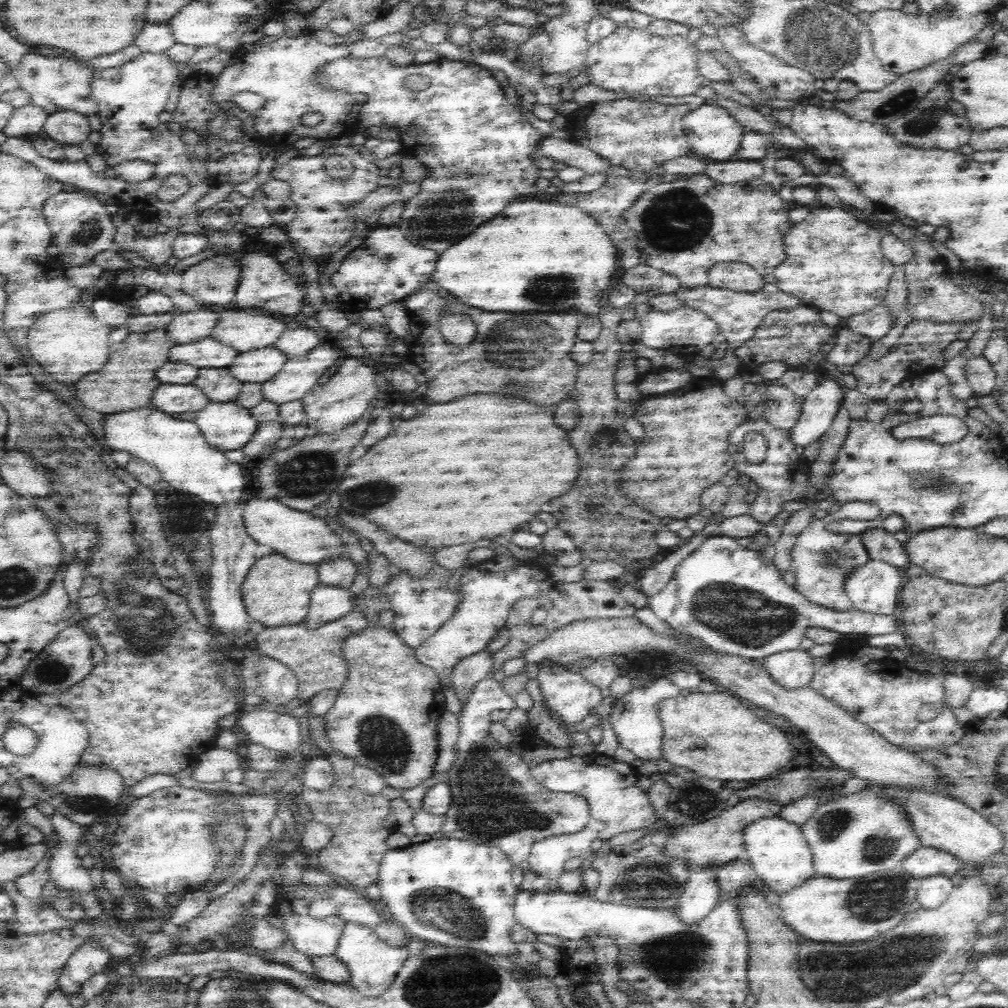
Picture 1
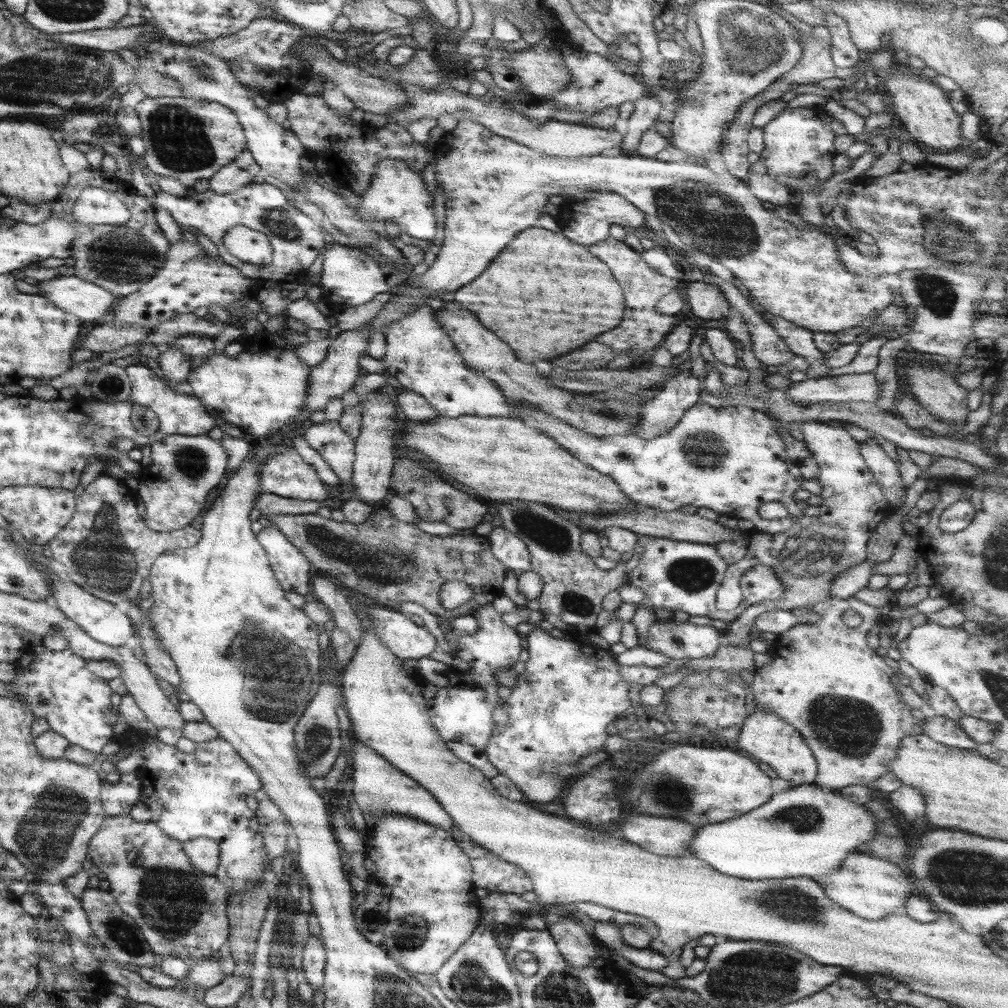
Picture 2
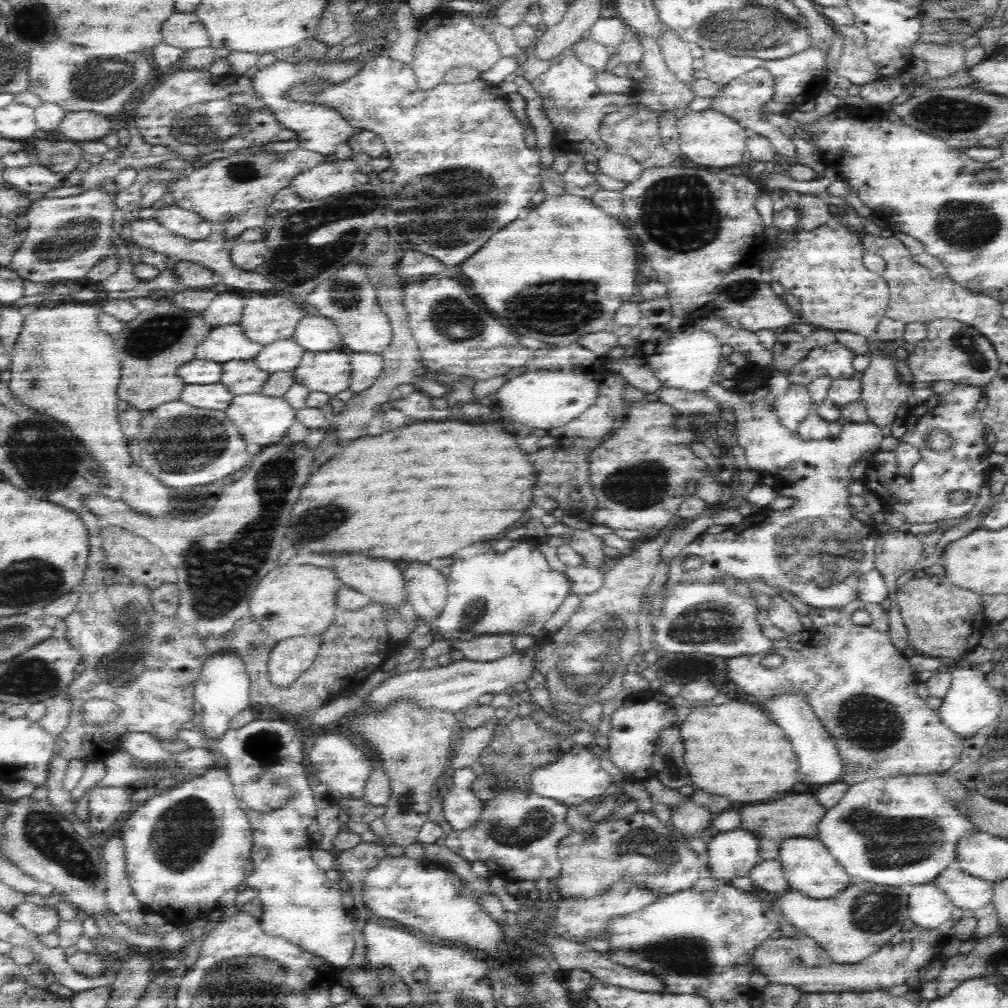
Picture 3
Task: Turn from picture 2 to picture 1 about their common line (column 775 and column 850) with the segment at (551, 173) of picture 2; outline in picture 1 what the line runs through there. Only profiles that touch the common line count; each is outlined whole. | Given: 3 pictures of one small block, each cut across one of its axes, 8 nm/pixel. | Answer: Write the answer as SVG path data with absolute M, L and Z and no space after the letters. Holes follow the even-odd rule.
M811 208L808 216L793 224L783 238L786 260L774 270L775 285L786 294L796 296L804 305L818 312L832 312L840 320L866 314L882 304L894 276L894 265L881 254L881 234L865 222L838 208Z

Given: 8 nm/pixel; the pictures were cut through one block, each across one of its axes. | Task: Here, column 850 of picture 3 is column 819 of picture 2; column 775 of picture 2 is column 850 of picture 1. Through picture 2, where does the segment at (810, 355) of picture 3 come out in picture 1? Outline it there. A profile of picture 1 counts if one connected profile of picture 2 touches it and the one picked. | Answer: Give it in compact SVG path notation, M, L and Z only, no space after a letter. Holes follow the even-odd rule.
M885 302L876 306L874 310L866 312L866 314L858 314L858 316L843 319L838 329L842 327L848 332L867 338L868 342L878 342L891 329L890 315Z

